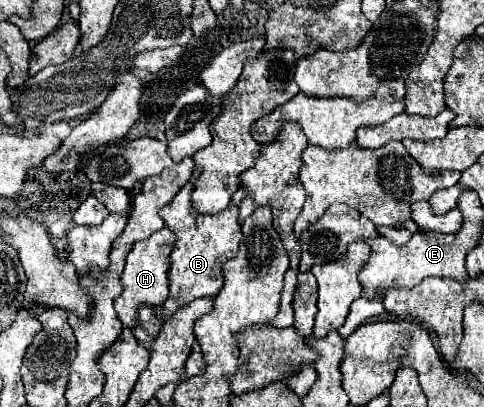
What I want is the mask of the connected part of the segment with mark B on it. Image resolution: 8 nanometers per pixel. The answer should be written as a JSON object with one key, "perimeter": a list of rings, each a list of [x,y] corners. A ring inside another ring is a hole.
{"perimeter":[[[193,182],[185,184],[177,196],[159,210],[159,216],[165,220],[165,226],[177,236],[171,250],[171,268],[169,268],[169,298],[163,304],[163,318],[169,320],[173,314],[197,298],[215,298],[223,288],[223,264],[237,254],[241,240],[241,226],[237,222],[237,206],[225,208],[221,214],[197,214],[191,206]]]}

